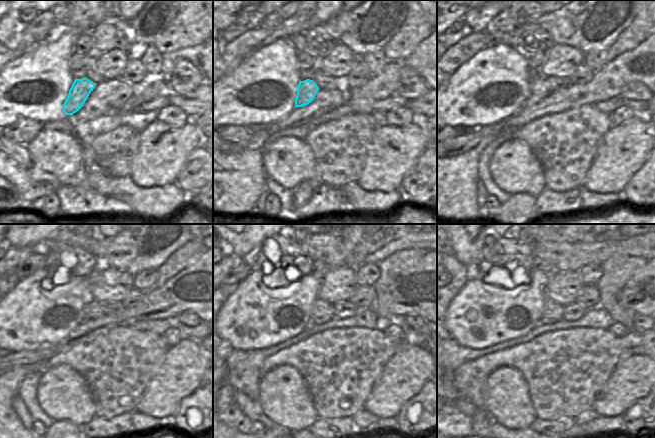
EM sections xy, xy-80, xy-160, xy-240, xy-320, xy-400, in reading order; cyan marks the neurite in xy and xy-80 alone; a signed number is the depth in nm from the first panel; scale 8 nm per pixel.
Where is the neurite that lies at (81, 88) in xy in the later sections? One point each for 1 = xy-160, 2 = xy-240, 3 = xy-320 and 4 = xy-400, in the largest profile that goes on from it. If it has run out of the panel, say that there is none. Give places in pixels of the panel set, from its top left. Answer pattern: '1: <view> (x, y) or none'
1: xy-160 (537, 89)
2: xy-240 (94, 314)
3: xy-320 (322, 311)
4: xy-400 (552, 310)

